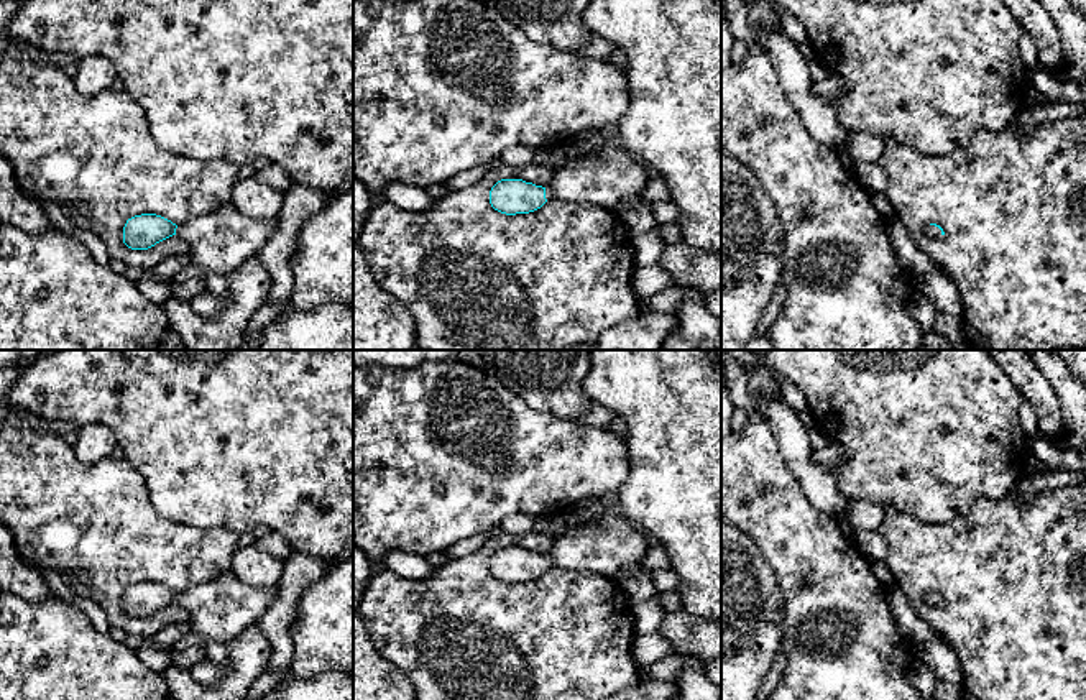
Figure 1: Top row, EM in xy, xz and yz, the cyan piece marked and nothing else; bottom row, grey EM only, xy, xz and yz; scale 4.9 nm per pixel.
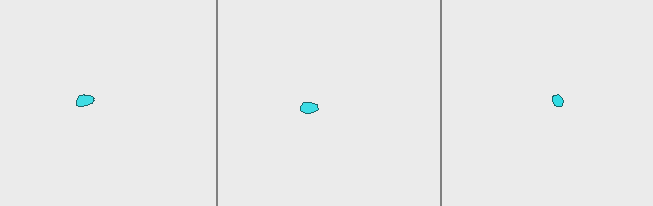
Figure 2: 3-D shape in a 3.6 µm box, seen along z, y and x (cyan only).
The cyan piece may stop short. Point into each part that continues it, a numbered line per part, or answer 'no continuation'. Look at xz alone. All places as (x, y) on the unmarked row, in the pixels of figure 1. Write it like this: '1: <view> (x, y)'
1: xz (602, 546)

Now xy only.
1: xy (220, 608)

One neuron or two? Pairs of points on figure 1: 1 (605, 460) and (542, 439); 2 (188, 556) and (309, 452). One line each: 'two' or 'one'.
1: one
2: two

